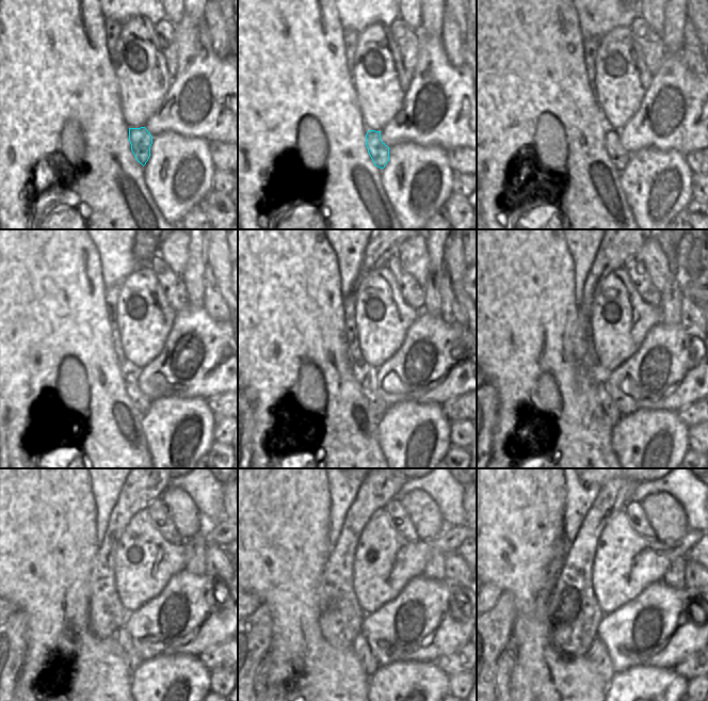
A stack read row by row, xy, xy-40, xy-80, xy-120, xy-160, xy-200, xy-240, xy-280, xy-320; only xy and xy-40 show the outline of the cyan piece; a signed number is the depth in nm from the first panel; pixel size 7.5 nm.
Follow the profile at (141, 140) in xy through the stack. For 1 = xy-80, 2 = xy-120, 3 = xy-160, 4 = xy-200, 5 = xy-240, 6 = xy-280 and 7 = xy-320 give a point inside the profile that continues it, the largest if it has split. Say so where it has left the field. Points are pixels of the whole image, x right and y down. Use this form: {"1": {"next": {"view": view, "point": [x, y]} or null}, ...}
{"1": {"next": {"view": "xy-80", "point": [617, 155]}}, "2": {"next": {"view": "xy-120", "point": [141, 402]}}, "3": {"next": {"view": "xy-160", "point": [376, 404]}}, "4": {"next": {"view": "xy-200", "point": [604, 397]}}, "5": {"next": {"view": "xy-240", "point": [123, 636]}}, "6": {"next": {"view": "xy-280", "point": [360, 647]}}, "7": {"next": {"view": "xy-320", "point": [598, 655]}}}

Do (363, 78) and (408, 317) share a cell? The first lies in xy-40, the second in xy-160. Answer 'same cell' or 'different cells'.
same cell

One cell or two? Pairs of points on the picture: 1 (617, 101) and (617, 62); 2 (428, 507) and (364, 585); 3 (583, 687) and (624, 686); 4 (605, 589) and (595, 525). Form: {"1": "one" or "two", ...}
{"1": "one", "2": "two", "3": "two", "4": "two"}

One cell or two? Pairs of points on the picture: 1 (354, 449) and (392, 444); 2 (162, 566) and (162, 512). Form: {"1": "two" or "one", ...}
{"1": "two", "2": "two"}

